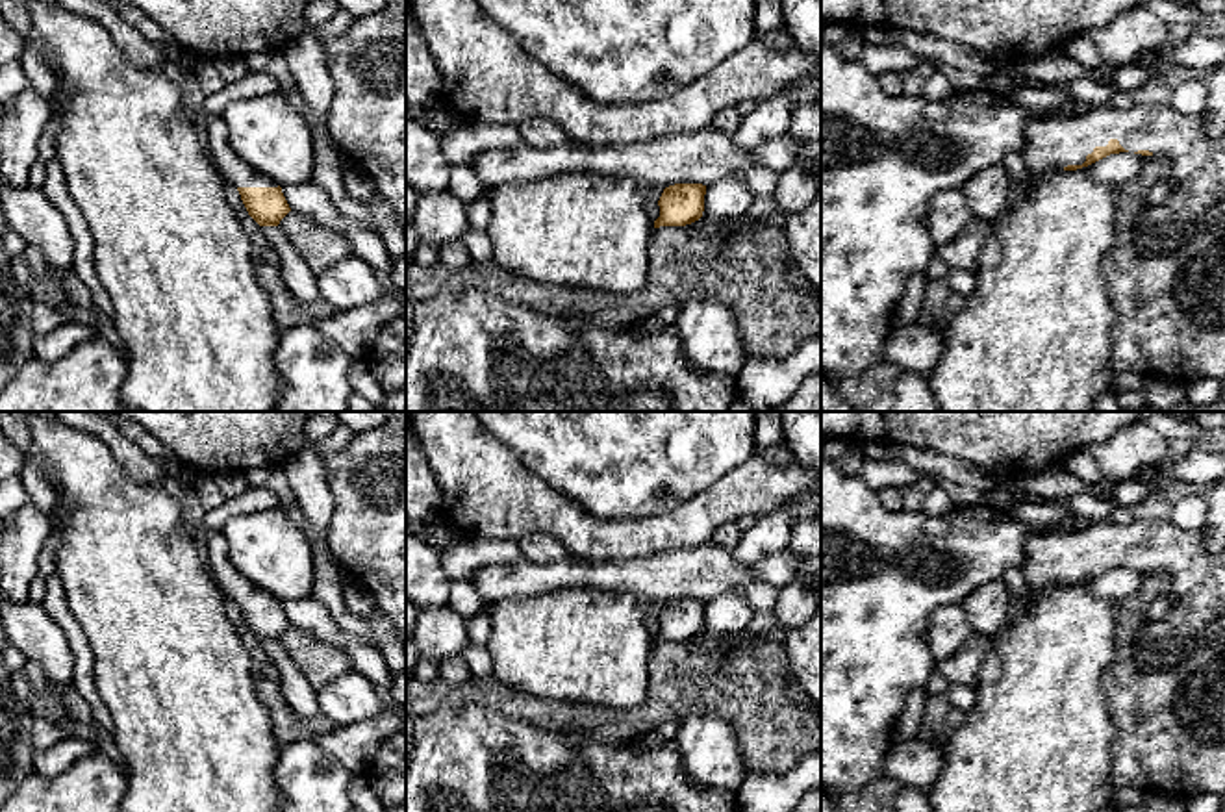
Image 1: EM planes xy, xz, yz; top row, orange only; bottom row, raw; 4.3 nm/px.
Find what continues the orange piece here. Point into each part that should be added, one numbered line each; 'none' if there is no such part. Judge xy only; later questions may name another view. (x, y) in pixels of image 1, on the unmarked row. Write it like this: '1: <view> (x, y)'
1: xy (238, 588)

